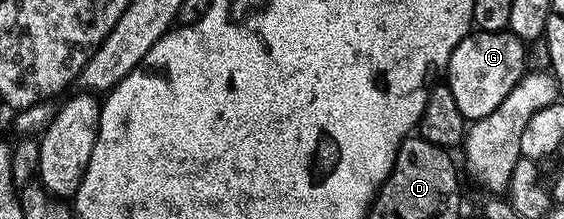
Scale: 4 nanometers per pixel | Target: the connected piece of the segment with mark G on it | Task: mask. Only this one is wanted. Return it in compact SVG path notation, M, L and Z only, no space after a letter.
M479 31L466 35L456 45L450 64L444 72L444 83L450 87L456 106L466 121L483 119L512 93L512 89L527 74L527 44L504 31Z

